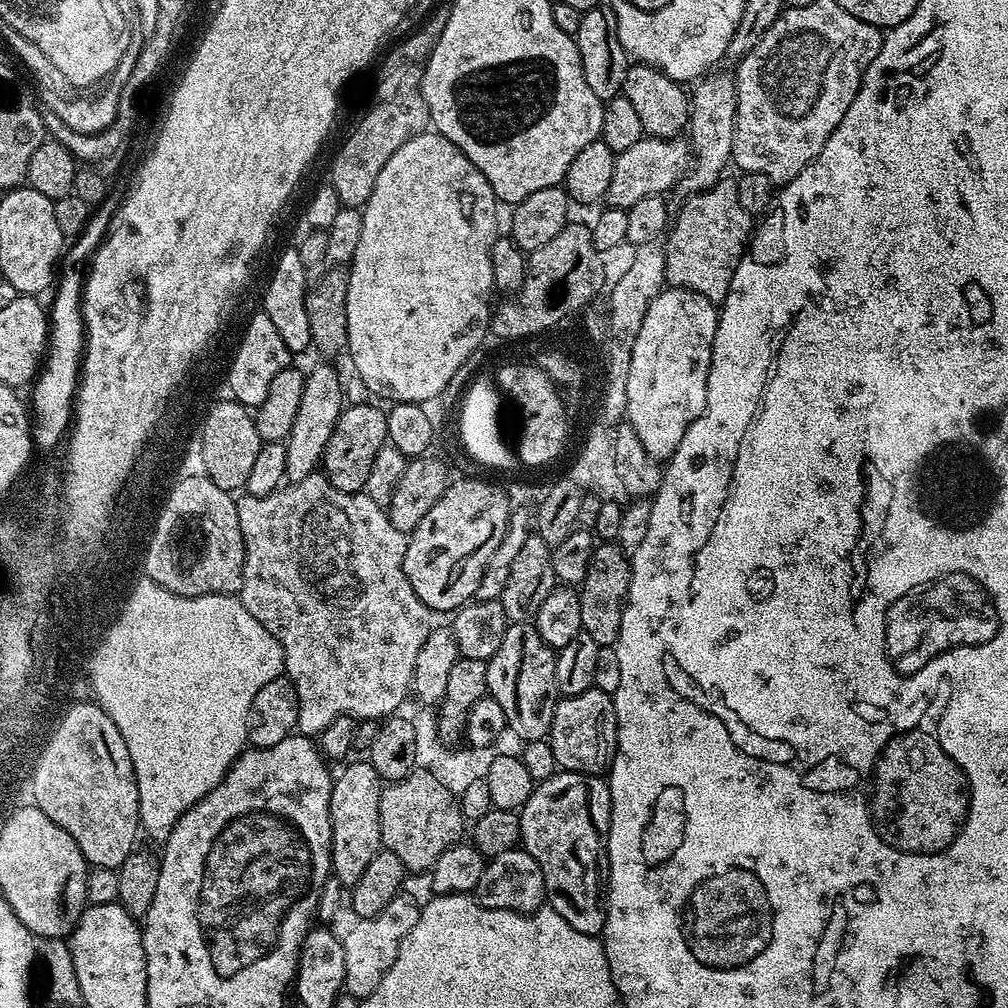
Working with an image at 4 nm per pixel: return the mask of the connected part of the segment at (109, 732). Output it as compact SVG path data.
M70 703L66 713L68 720L60 724L60 732L52 735L52 744L44 751L44 760L40 760L36 768L36 790L30 794L35 807L50 818L78 846L93 868L119 869L128 856L133 855L136 844L136 832L141 831L138 814L138 782L134 778L134 766L130 762L130 750L126 750L126 742L122 742L122 734L118 734L118 726L104 713L98 705L92 703Z

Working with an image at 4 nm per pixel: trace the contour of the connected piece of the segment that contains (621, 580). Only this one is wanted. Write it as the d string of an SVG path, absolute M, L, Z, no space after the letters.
M600 542L590 554L590 566L586 566L586 578L579 584L582 606L582 631L590 634L601 646L615 645L620 636L624 603L628 600L628 587L632 577L632 562L629 553L616 542Z

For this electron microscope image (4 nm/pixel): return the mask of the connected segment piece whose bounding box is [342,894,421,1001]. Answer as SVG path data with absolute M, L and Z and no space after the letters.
M408 895L394 897L378 914L365 920L357 919L356 925L342 936L345 948L345 980L343 991L355 996L357 1000L365 1000L374 990L378 990L378 982L386 978L390 966L394 966L394 958L398 958L398 946L402 946L402 938L410 930L414 930L414 922L418 922L421 905Z

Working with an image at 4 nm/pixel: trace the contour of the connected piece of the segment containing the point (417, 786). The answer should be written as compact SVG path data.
M414 770L406 778L391 781L380 794L380 843L387 851L402 858L409 873L427 873L438 862L438 858L451 844L457 843L465 835L464 816L460 813L461 802L450 790L438 782L427 770Z

